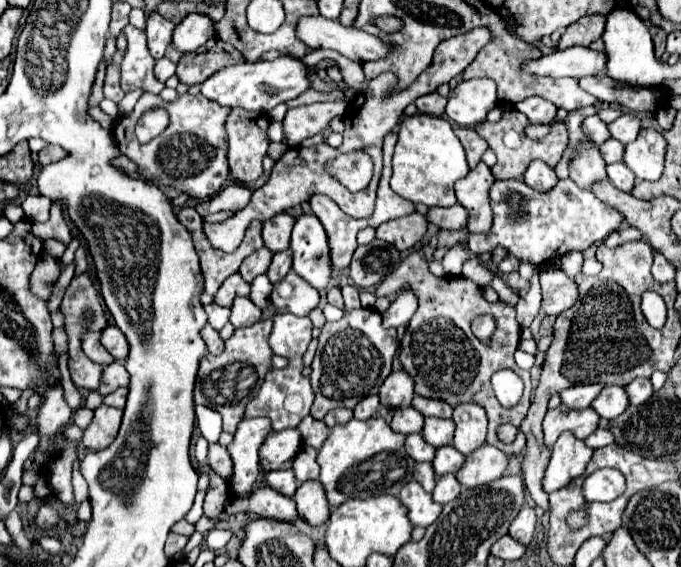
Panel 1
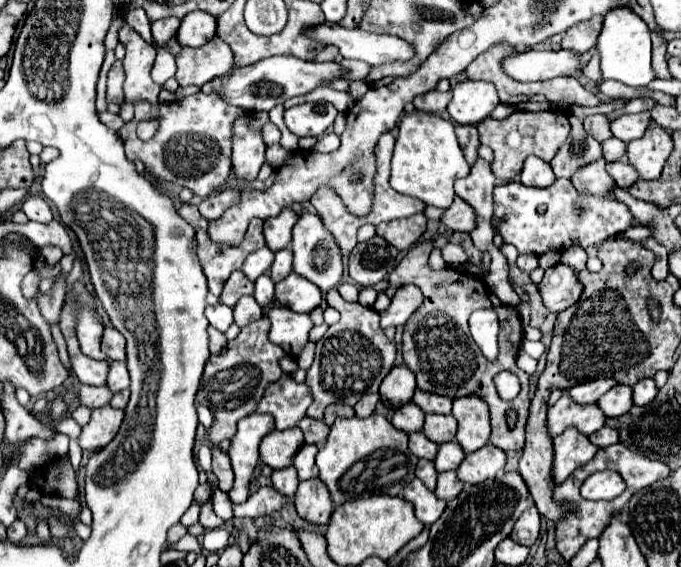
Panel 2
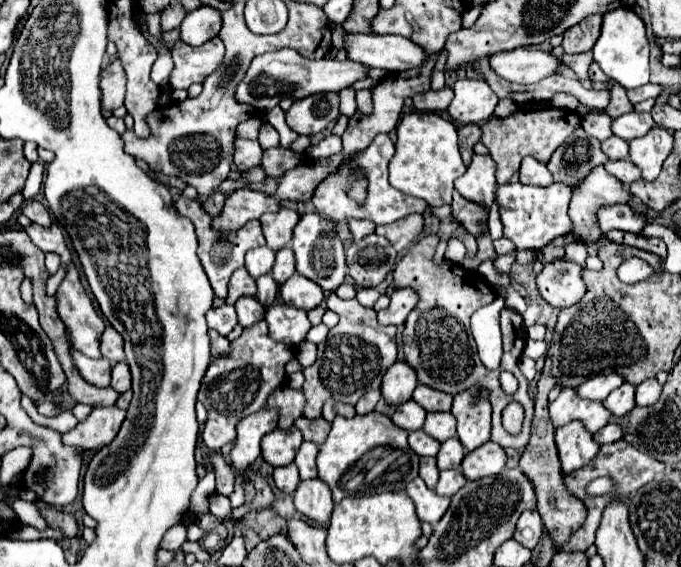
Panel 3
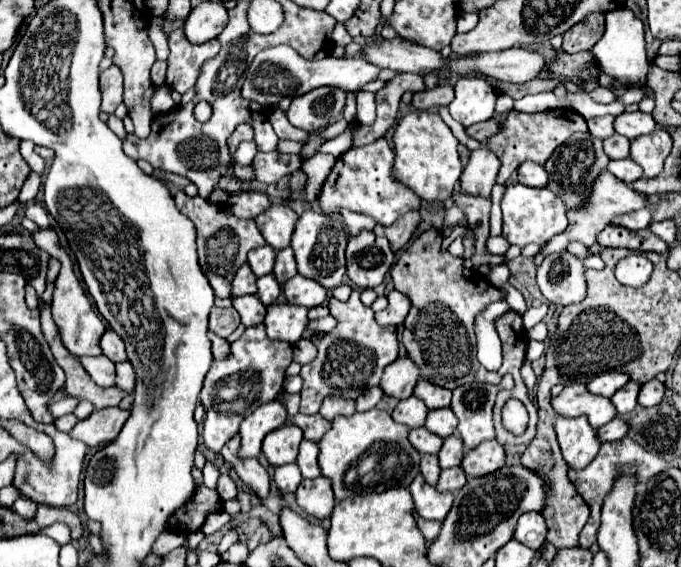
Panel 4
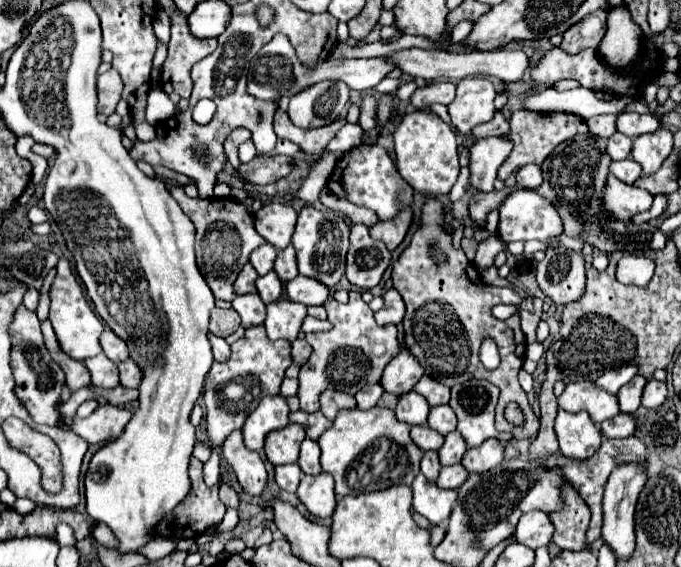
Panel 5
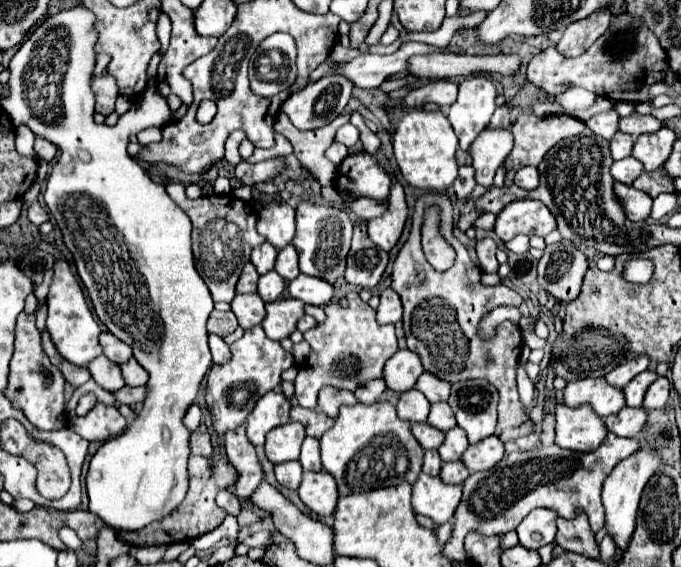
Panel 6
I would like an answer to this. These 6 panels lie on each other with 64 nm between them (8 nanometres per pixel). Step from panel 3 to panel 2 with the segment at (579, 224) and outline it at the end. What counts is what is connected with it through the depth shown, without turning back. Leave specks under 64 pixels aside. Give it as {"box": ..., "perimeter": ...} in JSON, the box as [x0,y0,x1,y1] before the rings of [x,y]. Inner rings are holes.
{"box":[572,160,614,196],"perimeter":[[[594,160],[572,174],[572,184],[576,184],[578,192],[588,192],[596,196],[606,196],[608,188],[614,186],[612,176],[604,170],[604,160]]]}

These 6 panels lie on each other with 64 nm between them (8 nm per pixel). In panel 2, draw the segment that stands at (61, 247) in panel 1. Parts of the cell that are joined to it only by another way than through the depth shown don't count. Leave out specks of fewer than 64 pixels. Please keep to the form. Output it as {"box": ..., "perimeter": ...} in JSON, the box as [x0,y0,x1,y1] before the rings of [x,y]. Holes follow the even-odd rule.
{"box":[40,246,62,266],"perimeter":[[[44,246],[44,248],[40,248],[40,254],[46,258],[46,262],[50,266],[54,266],[56,262],[60,262],[60,258],[62,258],[62,250],[56,248],[56,246]]]}

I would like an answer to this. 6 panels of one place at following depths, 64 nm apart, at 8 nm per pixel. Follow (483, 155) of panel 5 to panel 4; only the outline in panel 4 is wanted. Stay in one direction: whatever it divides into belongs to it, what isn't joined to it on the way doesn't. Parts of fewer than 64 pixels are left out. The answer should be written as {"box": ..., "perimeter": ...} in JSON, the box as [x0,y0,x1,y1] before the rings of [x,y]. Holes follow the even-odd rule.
{"box":[460,144,500,198],"perimeter":[[[482,144],[478,150],[470,154],[470,162],[460,176],[460,190],[470,196],[490,198],[492,186],[496,184],[496,174],[500,168],[500,160],[496,154]]]}

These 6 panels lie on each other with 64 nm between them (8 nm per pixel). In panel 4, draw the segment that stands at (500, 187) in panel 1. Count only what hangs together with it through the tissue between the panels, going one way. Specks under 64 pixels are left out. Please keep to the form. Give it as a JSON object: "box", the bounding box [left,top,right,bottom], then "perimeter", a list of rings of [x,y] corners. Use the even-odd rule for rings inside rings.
{"box":[502,184,652,246],"perimeter":[[[508,184],[502,198],[502,214],[504,214],[504,236],[510,244],[516,246],[526,246],[532,242],[544,246],[552,236],[564,232],[568,226],[564,200],[548,188],[528,188],[524,184]],[[642,208],[642,210],[636,210],[636,212],[630,212],[630,214],[622,214],[622,216],[616,216],[610,220],[610,224],[614,226],[622,226],[622,228],[628,228],[628,230],[642,230],[650,224],[650,218],[652,218],[652,208]]]}

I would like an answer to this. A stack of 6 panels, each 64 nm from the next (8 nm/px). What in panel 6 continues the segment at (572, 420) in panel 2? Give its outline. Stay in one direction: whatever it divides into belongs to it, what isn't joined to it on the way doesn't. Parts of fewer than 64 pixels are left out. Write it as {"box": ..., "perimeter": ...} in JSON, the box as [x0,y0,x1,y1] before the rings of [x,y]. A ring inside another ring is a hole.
{"box":[562,378,624,418],"perimeter":[[[586,378],[566,384],[562,404],[566,404],[568,408],[590,404],[600,418],[606,418],[622,410],[624,394],[622,390],[612,388],[610,384],[604,384],[602,378]]]}

